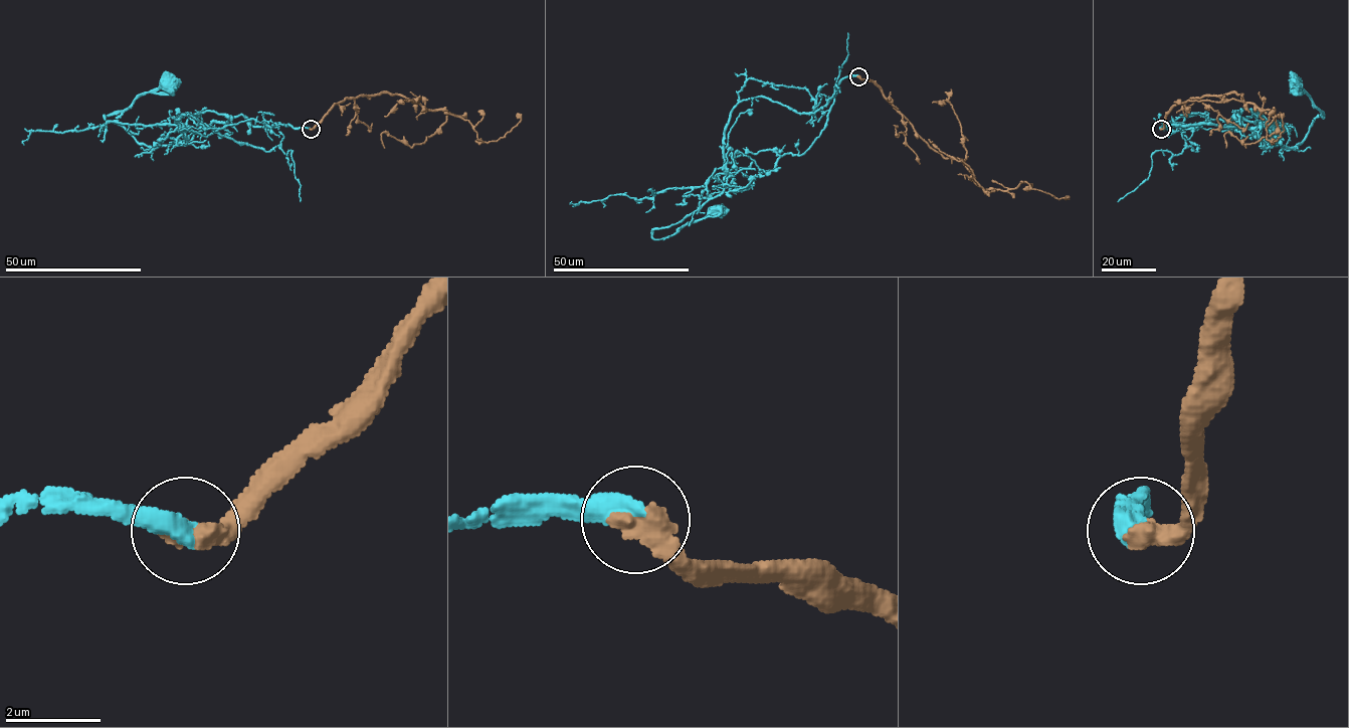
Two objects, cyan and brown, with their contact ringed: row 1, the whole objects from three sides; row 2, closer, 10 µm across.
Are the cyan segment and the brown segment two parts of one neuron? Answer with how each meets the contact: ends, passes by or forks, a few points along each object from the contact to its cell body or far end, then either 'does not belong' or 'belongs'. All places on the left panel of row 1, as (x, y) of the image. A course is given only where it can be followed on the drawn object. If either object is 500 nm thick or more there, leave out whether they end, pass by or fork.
cyan runs (311, 128), (255, 127), (238, 115), (205, 125), (190, 139), (150, 147), (105, 119), (165, 82); brown runs (311, 129), (335, 104), (384, 93), (446, 113), (446, 121), (423, 143), (411, 147), (383, 132), (384, 148); belongs

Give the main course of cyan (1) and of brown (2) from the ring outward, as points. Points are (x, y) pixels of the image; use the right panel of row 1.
1: (1161, 128), (1237, 127), (1237, 115), (1268, 125), (1274, 139), (1294, 147), (1323, 115), (1295, 82)
2: (1161, 129), (1175, 106), (1204, 96), (1232, 93), (1274, 110), (1270, 136), (1245, 147), (1226, 132), (1226, 148)

